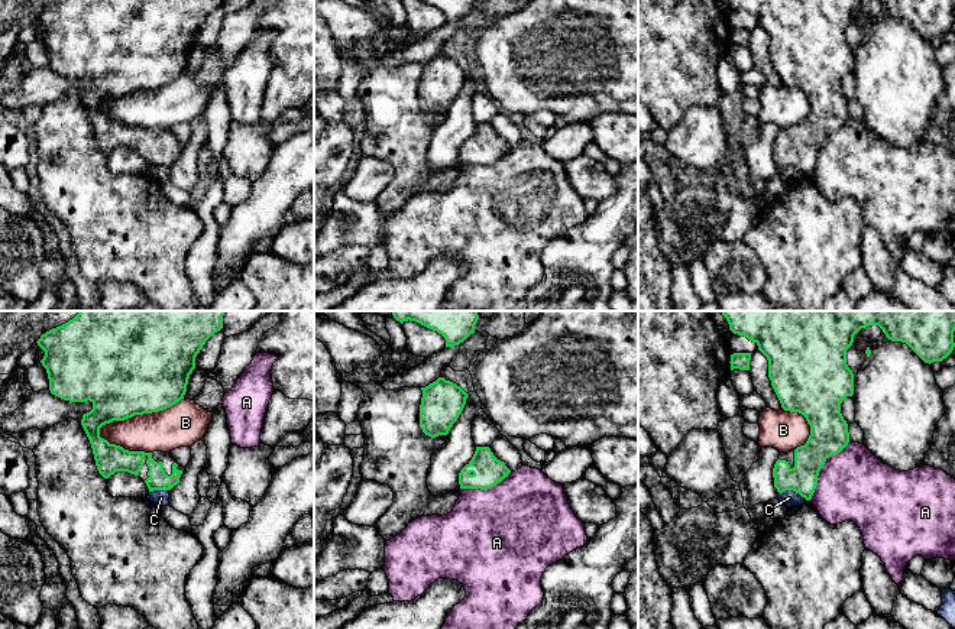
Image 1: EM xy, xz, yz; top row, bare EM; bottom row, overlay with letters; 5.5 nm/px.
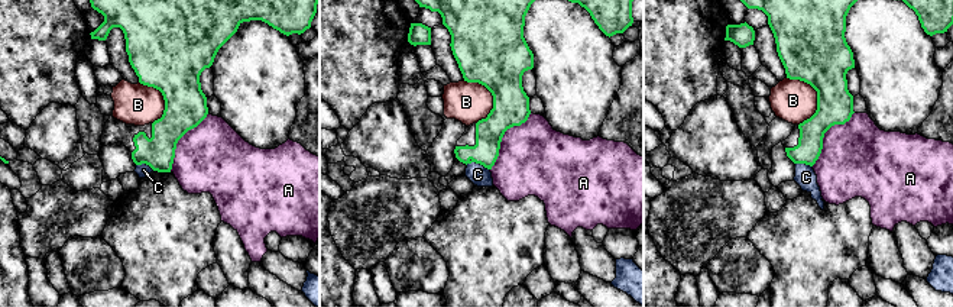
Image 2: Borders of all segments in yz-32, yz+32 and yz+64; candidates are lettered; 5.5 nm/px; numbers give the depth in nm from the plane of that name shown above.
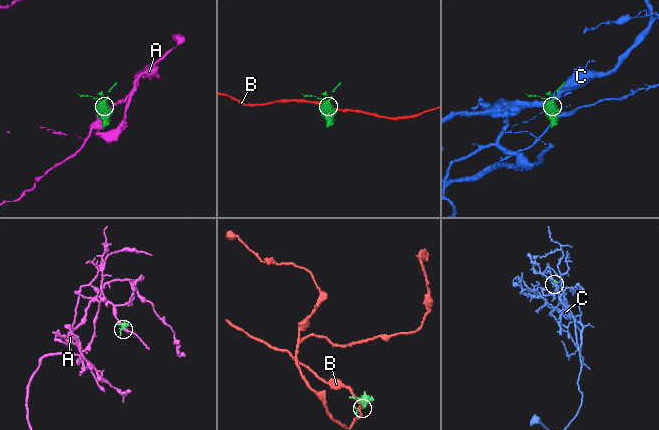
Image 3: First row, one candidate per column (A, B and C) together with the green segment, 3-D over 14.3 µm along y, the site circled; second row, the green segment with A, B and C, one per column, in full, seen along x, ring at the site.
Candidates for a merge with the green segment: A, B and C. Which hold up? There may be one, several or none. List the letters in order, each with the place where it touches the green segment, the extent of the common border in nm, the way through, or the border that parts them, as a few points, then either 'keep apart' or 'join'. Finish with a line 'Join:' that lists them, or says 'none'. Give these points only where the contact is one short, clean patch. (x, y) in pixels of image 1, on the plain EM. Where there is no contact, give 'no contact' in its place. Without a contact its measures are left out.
A: contact yz (821, 143); length 400 nm; keep apart
B: contact xy (138, 90); length 500 nm; keep apart
C: contact yz (793, 167); length 170 nm; border yz (779, 168), (795, 167), (806, 175); keep apart
Join: none

